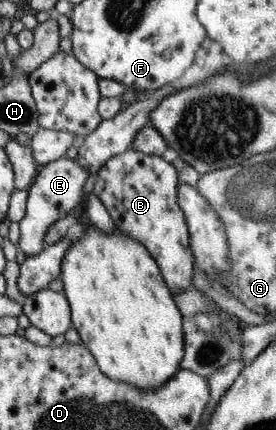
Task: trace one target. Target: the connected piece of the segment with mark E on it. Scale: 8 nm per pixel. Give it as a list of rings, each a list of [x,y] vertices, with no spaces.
[[[65,156],[39,168],[28,189],[25,217],[20,221],[18,247],[26,253],[26,257],[41,252],[45,247],[45,237],[49,229],[81,203],[84,197],[83,187],[88,177],[88,171],[83,169],[76,159],[68,159]]]

